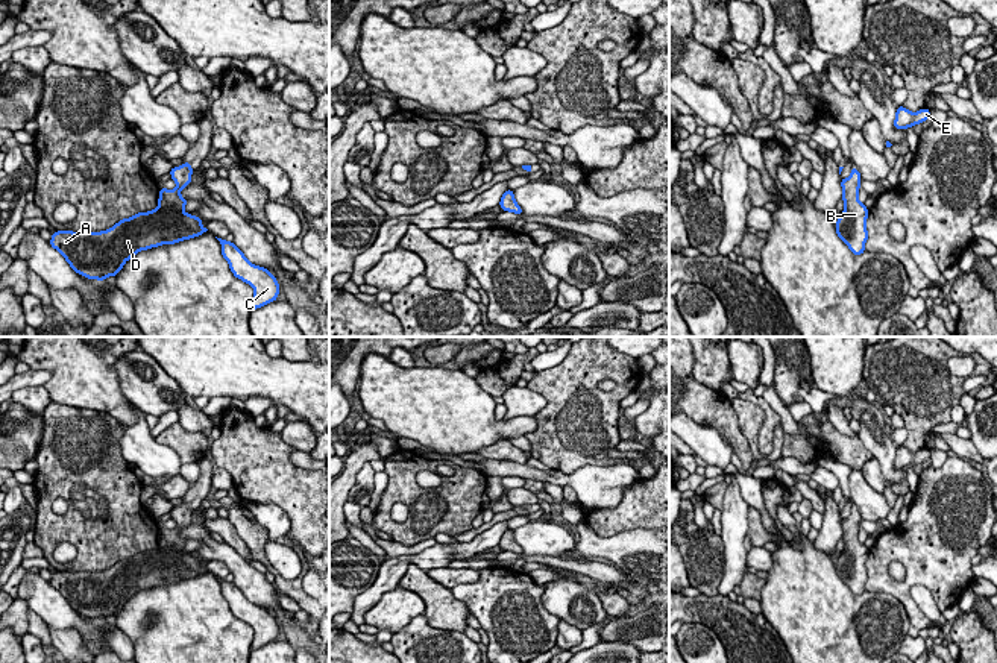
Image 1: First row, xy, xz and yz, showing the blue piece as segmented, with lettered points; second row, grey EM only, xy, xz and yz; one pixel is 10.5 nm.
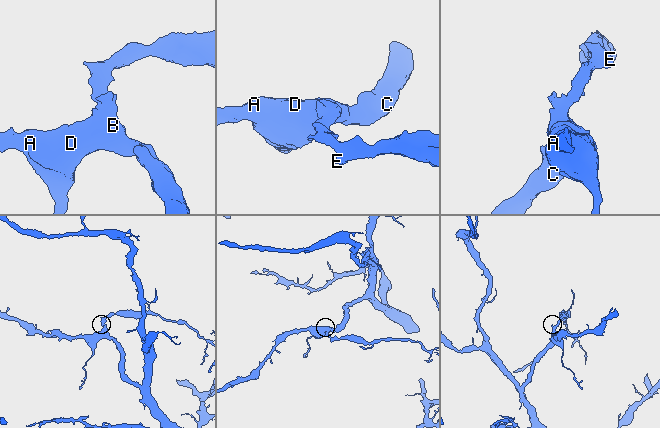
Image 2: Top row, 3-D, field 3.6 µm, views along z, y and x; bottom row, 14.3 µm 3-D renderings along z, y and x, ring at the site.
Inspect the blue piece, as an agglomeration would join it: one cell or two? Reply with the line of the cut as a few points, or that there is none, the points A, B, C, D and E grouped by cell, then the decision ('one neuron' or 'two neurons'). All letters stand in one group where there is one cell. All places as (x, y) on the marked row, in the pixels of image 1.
no cut | A B C D E | one neuron

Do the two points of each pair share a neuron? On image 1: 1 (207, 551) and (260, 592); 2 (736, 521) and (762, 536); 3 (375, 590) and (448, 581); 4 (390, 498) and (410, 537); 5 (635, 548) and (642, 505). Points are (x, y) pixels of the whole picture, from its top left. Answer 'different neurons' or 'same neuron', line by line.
1: same neuron
2: different neurons
3: different neurons
4: same neuron
5: different neurons

